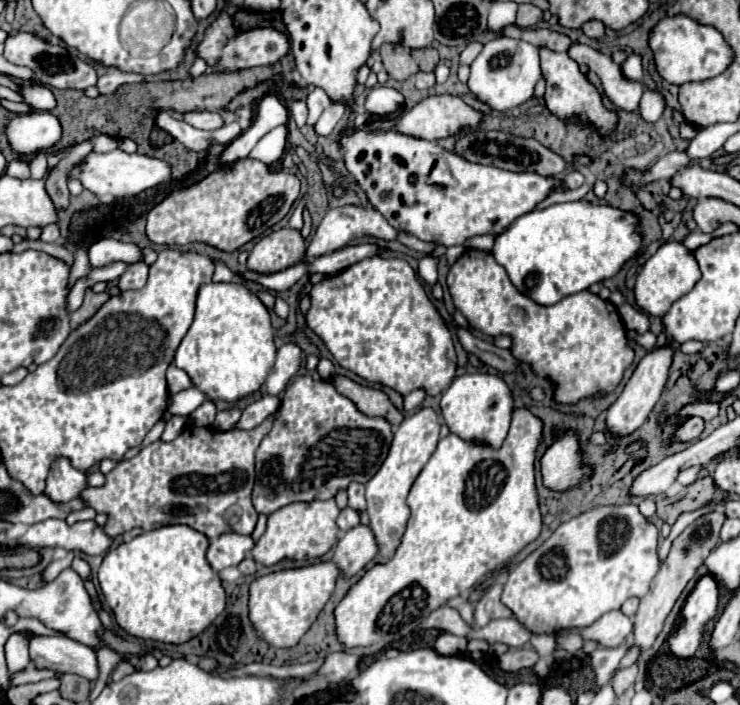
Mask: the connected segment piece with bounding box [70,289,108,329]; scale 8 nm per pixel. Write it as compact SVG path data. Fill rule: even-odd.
M86 291L86 297L84 297L84 303L80 309L76 309L74 313L70 313L70 325L72 329L76 329L78 325L82 325L84 321L88 321L100 307L102 303L108 299L108 293L94 293L94 291Z

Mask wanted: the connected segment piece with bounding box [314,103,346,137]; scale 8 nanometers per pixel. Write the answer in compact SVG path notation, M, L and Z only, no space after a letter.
M332 103L328 109L322 111L318 123L314 125L314 131L318 137L324 137L324 135L330 135L332 129L338 125L338 121L344 117L344 105L338 105L338 103Z

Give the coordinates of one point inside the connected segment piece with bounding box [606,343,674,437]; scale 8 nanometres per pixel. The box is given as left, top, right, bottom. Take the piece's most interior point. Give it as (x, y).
(629, 411)

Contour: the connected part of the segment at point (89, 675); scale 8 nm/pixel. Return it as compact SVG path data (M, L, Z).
M34 635L30 639L30 657L40 669L76 673L88 681L98 679L98 661L94 649L82 643L74 643L70 637Z

